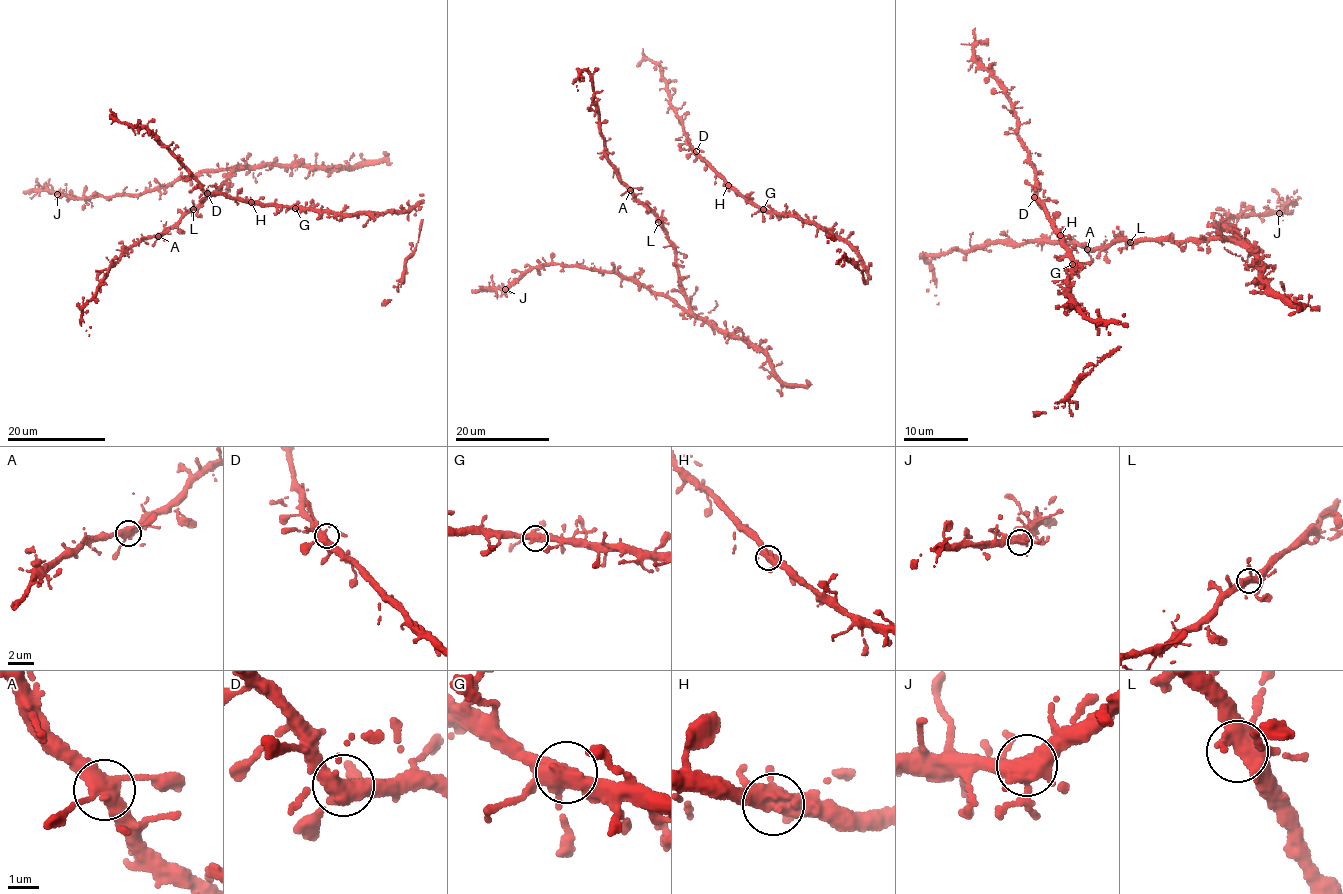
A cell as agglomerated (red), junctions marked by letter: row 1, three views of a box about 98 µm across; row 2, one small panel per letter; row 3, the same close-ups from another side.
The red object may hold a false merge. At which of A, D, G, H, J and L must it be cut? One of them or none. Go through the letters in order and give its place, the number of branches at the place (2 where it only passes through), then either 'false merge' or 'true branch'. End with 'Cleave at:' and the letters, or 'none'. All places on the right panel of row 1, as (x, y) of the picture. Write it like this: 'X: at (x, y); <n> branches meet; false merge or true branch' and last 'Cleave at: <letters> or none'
A: at (1087, 249); 4 branches meet; true branch
D: at (1034, 197); 4 branches meet; true branch
G: at (1072, 264); 4 branches meet; true branch
H: at (1060, 235); 4 branches meet; true branch
J: at (1279, 213); 4 branches meet; true branch
L: at (1130, 242); 5 branches meet; true branch
Cleave at: none

